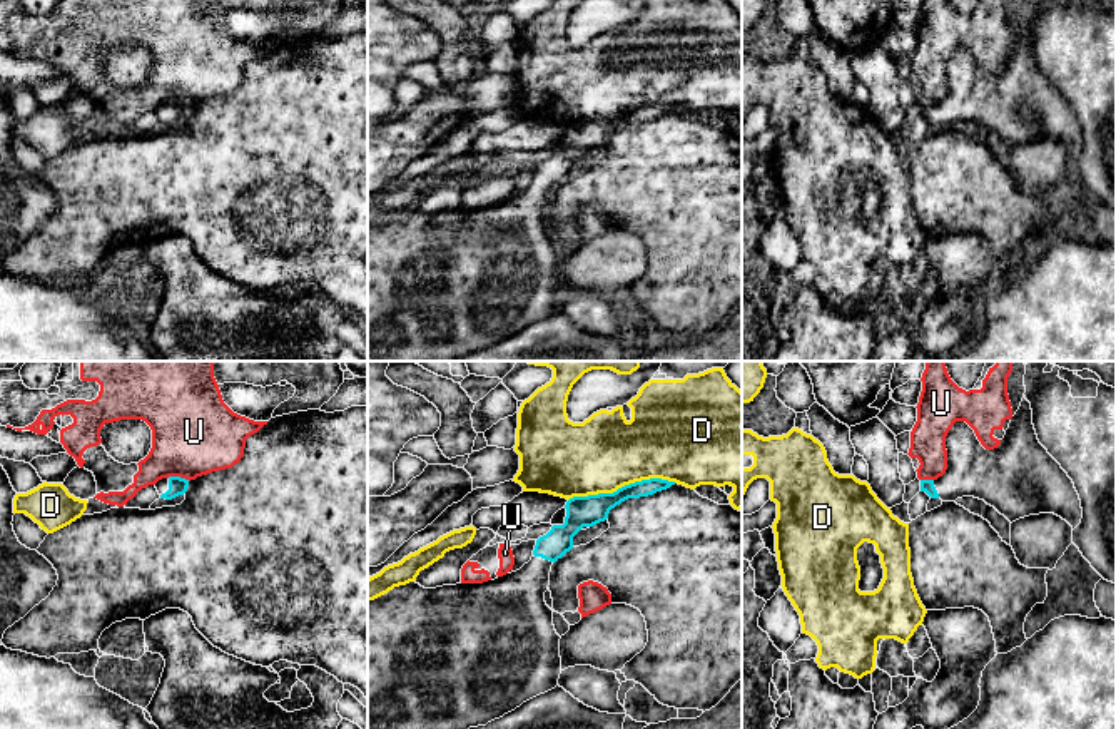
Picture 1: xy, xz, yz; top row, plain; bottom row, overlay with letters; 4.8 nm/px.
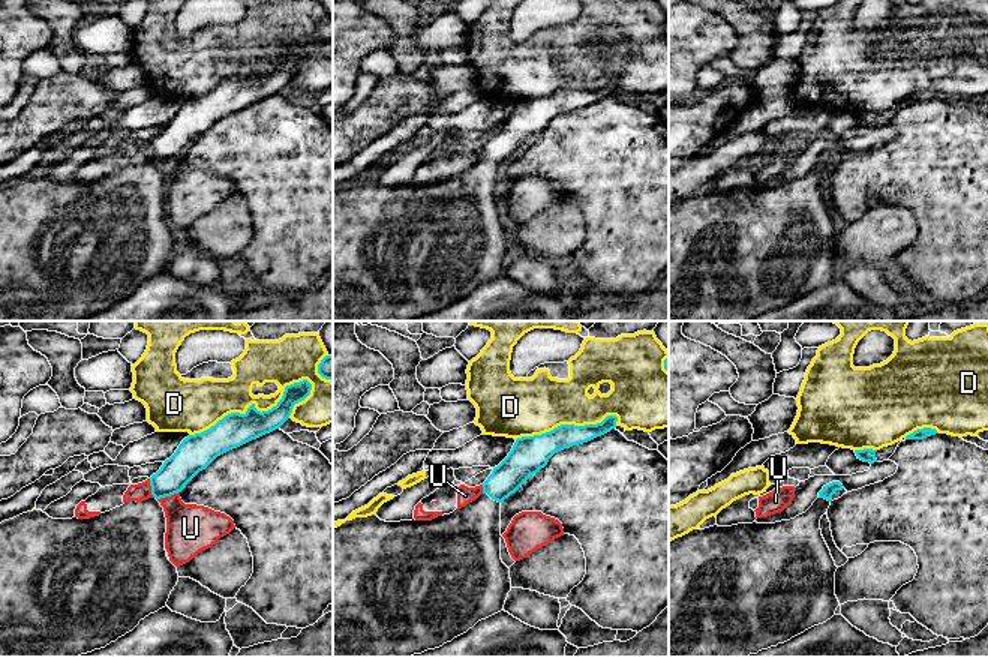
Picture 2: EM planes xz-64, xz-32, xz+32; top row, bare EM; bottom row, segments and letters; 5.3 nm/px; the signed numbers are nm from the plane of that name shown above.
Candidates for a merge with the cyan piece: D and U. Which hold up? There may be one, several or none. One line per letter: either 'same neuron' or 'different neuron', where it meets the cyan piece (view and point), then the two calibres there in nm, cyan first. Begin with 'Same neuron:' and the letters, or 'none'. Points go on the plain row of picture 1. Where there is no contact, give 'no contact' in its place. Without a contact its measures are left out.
Same neuron: none
D: different neuron; contact xz (622, 112); calibres 140 and 360 nm
U: different neuron; contact xy (179, 102); calibres 90 and 400 nm

